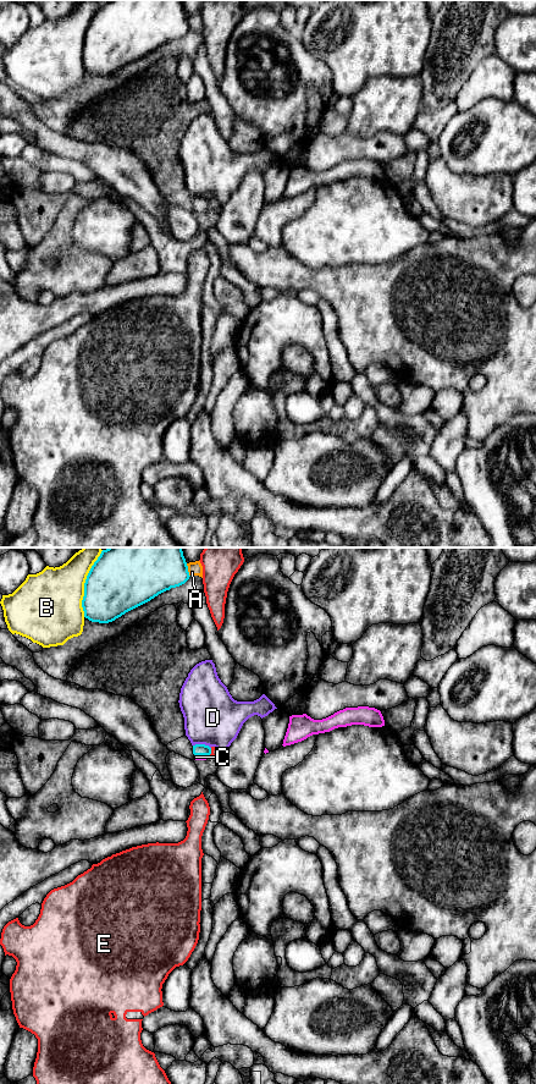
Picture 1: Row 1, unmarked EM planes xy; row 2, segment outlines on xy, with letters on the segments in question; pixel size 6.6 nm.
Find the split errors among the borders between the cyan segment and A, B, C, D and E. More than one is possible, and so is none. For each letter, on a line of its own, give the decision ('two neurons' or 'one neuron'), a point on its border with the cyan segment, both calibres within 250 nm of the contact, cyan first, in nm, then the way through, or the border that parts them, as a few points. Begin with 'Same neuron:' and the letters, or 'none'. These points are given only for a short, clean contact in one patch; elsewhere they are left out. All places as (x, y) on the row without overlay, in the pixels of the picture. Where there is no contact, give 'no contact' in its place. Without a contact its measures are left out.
Same neuron: C
A: two neurons; meets cyan in xy at (187, 22); 440 nm thick on the cyan side, 90 nm on the other
B: two neurons; meets cyan in xy at (84, 36); 420 nm thick on the cyan side, 400 nm on the other
C: one neuron; meets cyan in xy at (202, 207); 80 nm thick on the cyan side, 30 nm on the other; runs through xy (198, 202), (202, 207), (195, 209)
D: two neurons; meets cyan in xy at (202, 197); 80 nm thick on the cyan side, 360 nm on the other
E: two neurons; meets cyan in xy at (210, 204); 80 nm thick on the cyan side, 50 nm on the other

